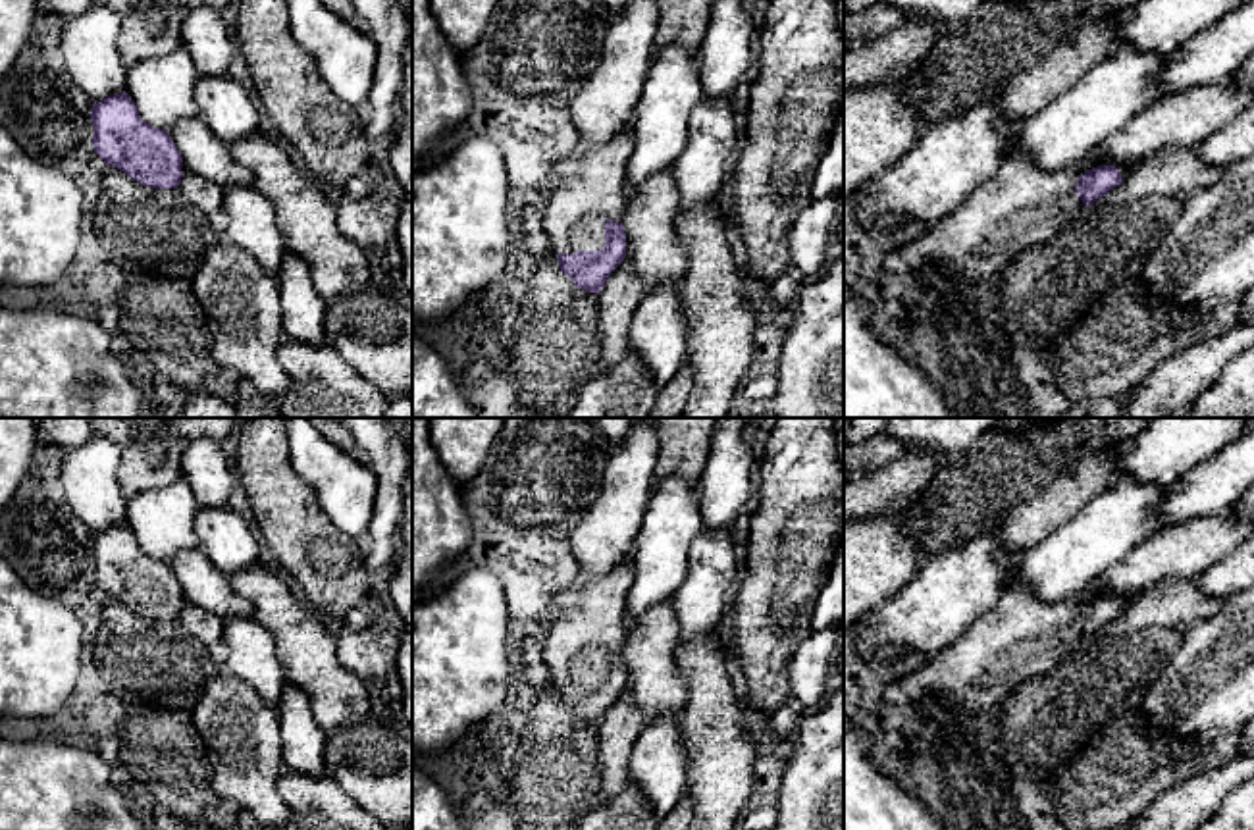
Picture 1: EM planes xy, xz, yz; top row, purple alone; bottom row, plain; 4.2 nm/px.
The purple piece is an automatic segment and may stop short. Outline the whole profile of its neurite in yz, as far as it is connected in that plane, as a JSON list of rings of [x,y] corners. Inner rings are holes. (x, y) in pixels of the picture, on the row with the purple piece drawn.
[[[1094,156],[1054,171],[1038,169],[1031,158],[1007,158],[998,173],[980,183],[954,212],[928,225],[905,248],[886,256],[884,270],[923,272],[932,277],[938,270],[952,268],[965,281],[988,279],[1002,273],[1027,248],[1058,235],[1086,206],[1119,187],[1131,171],[1133,168],[1123,164],[1098,166]]]

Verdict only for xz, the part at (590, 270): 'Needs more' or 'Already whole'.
Needs more

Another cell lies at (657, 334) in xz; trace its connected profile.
[[[680,283],[657,285],[638,304],[626,350],[636,354],[661,389],[686,362],[686,318]]]

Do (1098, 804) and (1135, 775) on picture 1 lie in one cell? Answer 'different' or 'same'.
same

